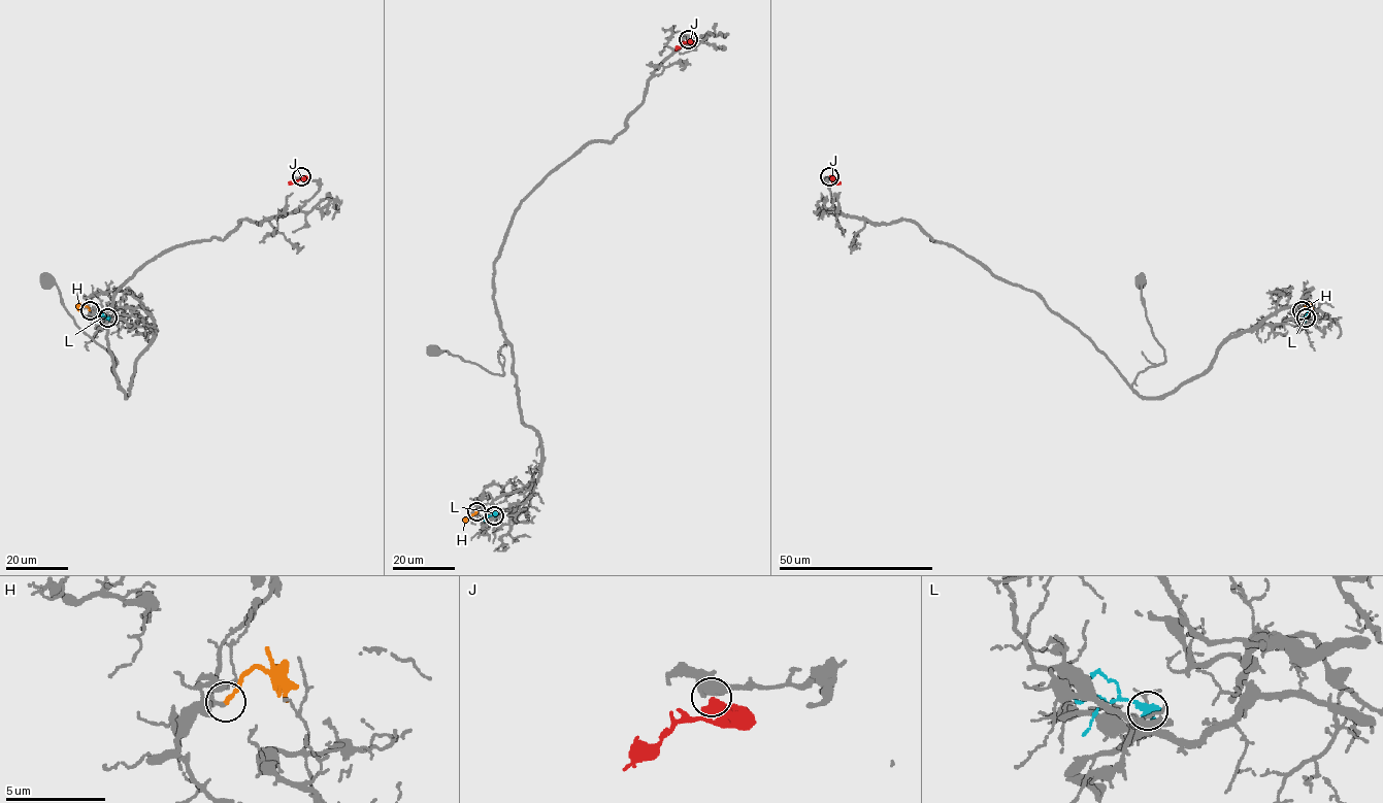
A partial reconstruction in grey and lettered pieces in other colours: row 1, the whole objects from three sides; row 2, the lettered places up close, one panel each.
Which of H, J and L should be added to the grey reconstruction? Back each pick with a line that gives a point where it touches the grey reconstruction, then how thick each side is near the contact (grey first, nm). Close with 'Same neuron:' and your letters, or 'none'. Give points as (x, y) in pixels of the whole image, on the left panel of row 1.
Same neuron: none

